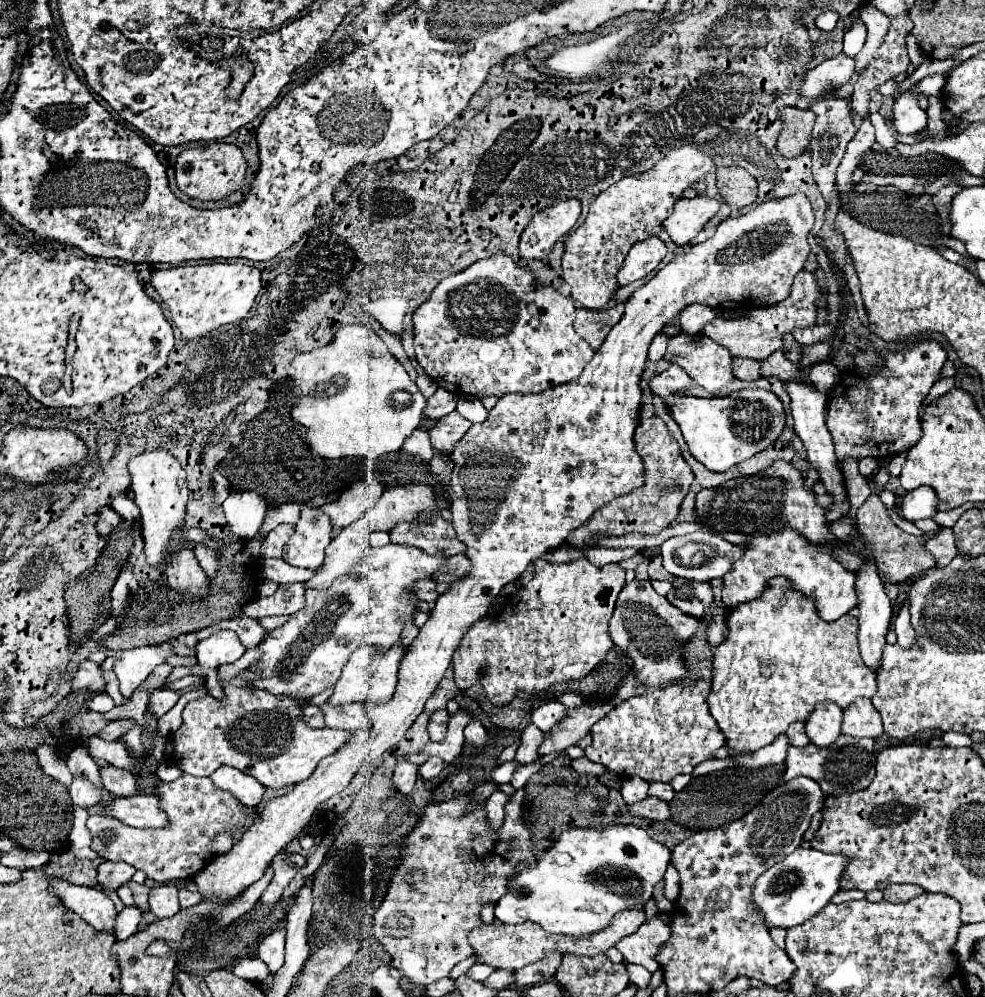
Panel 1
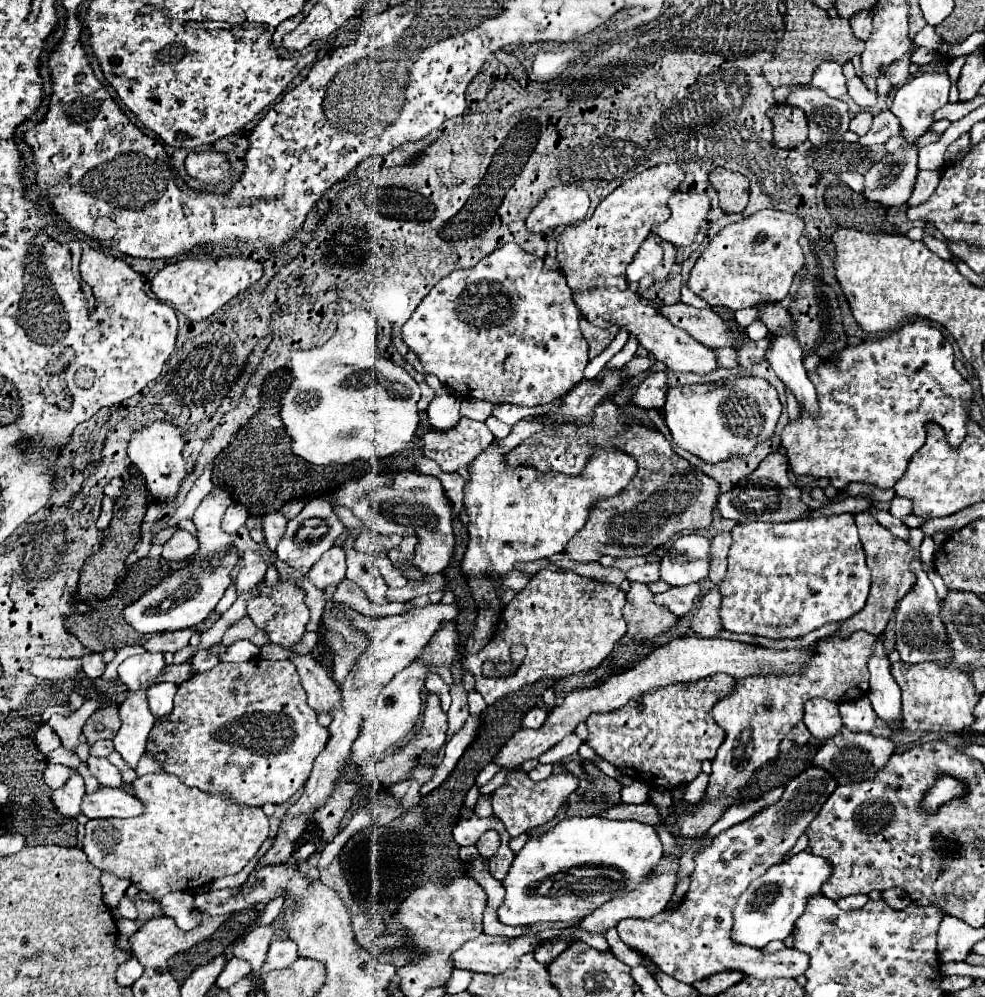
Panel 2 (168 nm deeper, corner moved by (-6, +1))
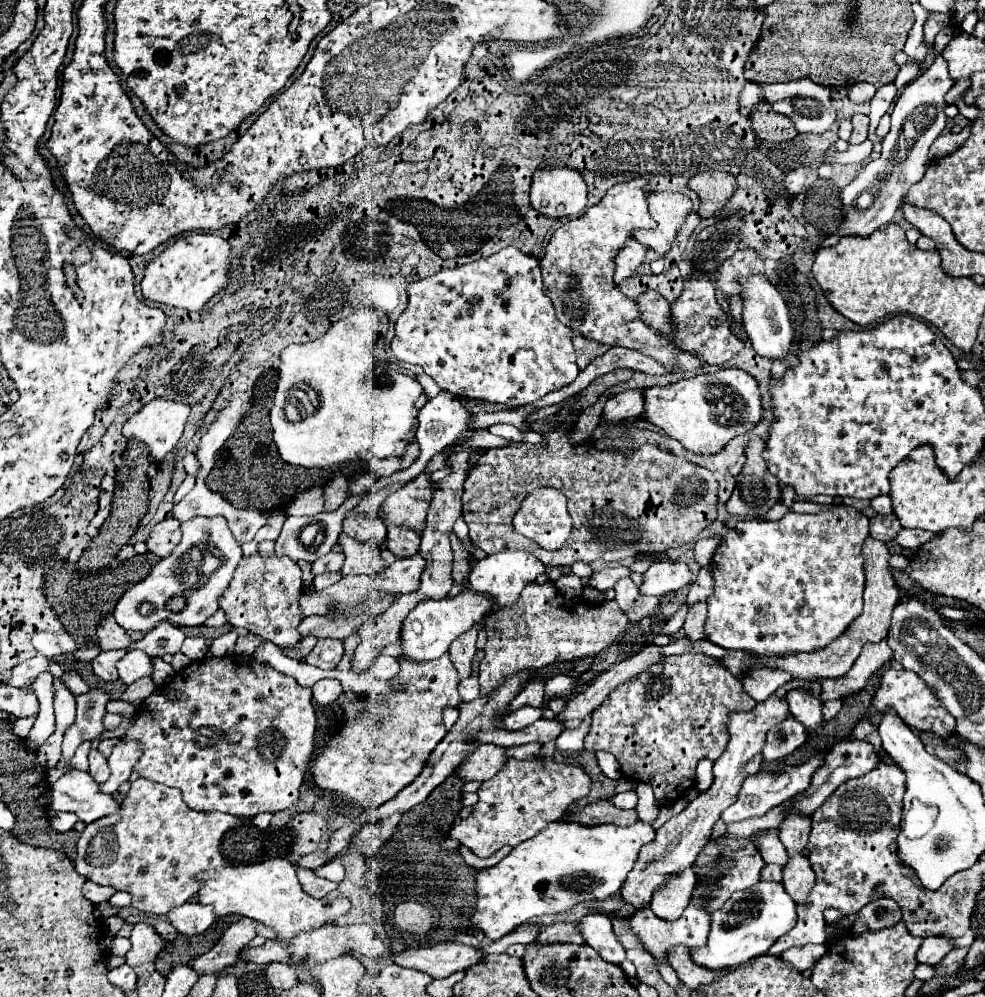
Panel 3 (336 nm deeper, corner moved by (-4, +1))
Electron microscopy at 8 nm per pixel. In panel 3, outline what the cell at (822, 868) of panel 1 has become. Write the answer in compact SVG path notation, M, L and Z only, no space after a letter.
M757 882L753 888L735 892L725 906L711 914L711 930L705 948L689 950L693 964L707 970L723 970L767 954L777 938L795 926L795 906L779 882Z

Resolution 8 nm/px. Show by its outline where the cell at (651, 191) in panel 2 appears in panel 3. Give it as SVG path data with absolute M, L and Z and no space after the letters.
M643 178L613 186L599 204L555 230L541 258L541 270L545 292L549 294L561 324L589 340L639 350L671 370L673 358L681 354L681 350L675 348L665 334L643 324L635 302L621 294L613 284L613 258L623 248L625 240L631 238L631 230L635 226L653 226L653 218L647 212L647 194L649 186Z

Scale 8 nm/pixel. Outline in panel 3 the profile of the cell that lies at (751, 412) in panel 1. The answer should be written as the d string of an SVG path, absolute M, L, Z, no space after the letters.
M739 368L679 380L669 386L653 386L643 390L643 400L645 408L641 416L645 420L701 456L721 452L731 438L749 432L763 414L757 380Z

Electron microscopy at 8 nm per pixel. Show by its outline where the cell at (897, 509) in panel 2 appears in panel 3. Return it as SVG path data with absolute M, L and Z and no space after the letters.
M877 496L871 500L871 508L877 512L877 514L889 514L893 512L891 508L891 498L889 496Z

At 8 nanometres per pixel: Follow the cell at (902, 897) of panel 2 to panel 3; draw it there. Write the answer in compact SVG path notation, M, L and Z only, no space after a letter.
M879 898L865 908L859 910L857 920L853 922L851 930L853 932L865 932L865 930L881 930L881 928L891 928L901 920L901 908L895 900L889 898Z

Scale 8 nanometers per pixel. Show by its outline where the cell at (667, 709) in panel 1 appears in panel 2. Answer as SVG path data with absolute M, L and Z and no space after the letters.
M713 674L713 676L707 676L697 682L669 684L669 686L657 688L653 692L645 692L615 712L591 714L587 718L587 728L589 728L587 744L601 758L605 758L615 768L619 768L623 774L631 776L633 780L647 782L647 786L651 786L651 788L665 786L667 790L673 790L677 786L685 786L701 772L703 760L715 758L717 748L725 740L725 732L713 720L711 708L717 700L721 700L723 696L727 696L733 690L733 684L735 684L735 678L731 678L729 674Z

